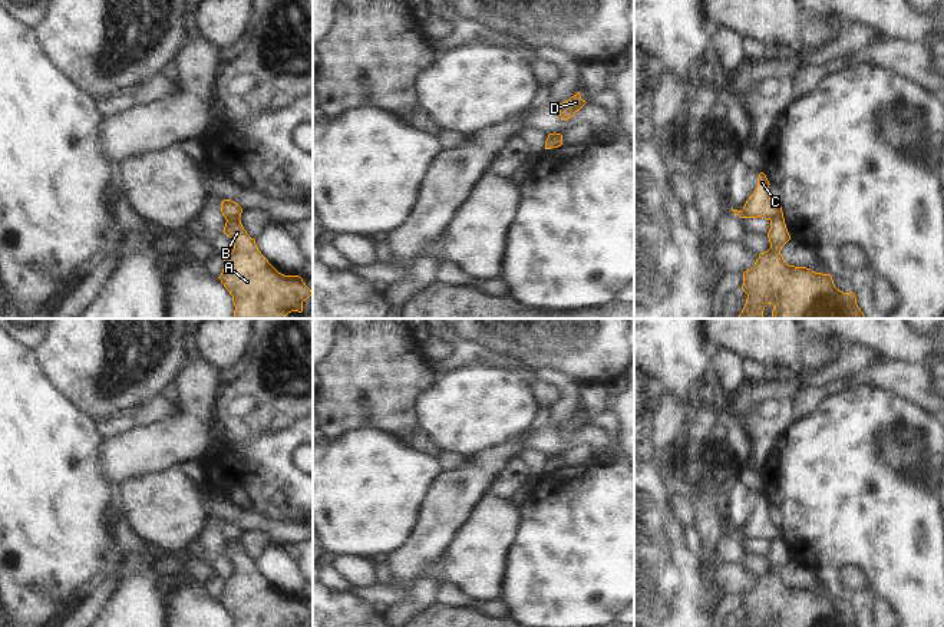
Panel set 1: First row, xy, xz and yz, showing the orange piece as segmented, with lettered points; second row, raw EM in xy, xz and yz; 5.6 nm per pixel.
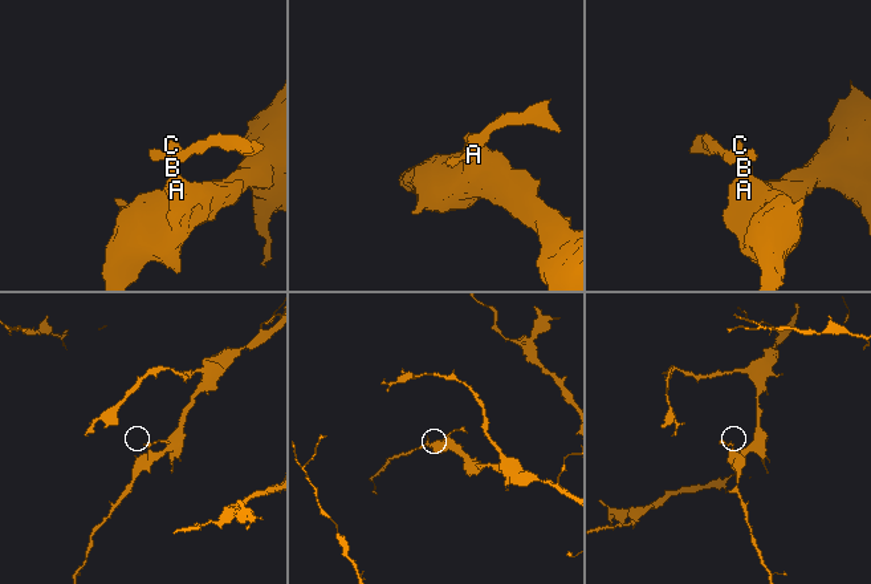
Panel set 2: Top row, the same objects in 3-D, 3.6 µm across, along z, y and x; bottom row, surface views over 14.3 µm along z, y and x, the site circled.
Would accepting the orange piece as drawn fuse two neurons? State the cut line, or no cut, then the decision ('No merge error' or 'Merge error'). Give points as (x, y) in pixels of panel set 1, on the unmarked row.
Split along xy (238, 540), (227, 543). Merge error.

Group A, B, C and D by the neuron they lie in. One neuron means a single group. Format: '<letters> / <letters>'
A B / C D

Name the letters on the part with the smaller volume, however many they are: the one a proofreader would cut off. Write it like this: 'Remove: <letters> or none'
Remove: C, D

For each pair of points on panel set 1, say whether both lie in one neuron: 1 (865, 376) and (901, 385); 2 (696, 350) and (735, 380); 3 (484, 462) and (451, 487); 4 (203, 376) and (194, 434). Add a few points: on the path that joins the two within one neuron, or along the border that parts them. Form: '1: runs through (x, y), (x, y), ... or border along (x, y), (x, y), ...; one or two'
1: runs through (874, 376), (893, 376); one
2: border along (713, 352), (709, 368); two
3: runs through (475, 471), (459, 487); one
4: runs through (198, 390), (194, 419); one

